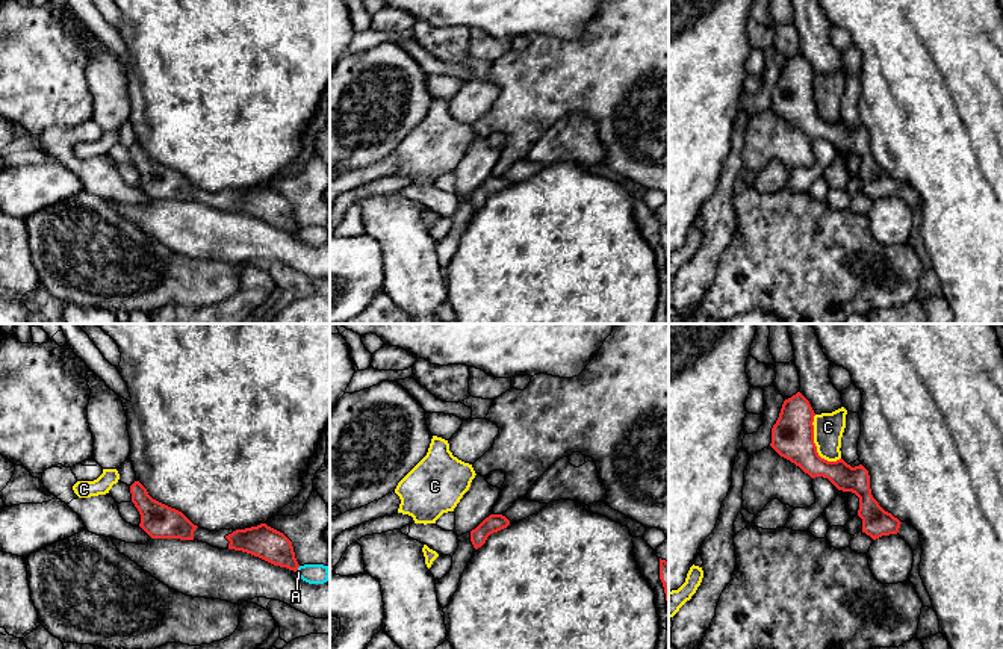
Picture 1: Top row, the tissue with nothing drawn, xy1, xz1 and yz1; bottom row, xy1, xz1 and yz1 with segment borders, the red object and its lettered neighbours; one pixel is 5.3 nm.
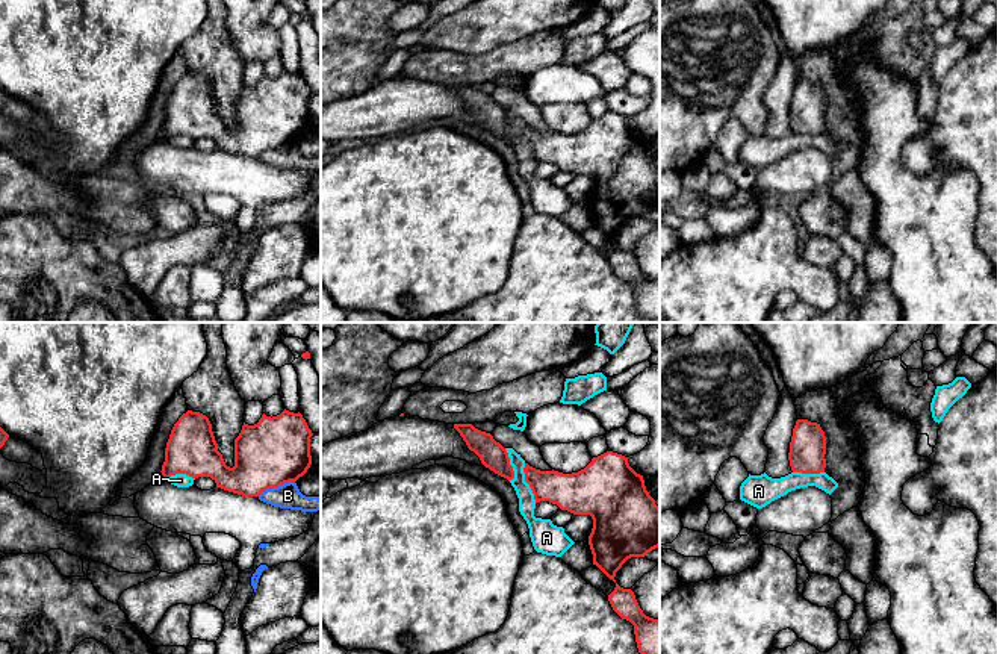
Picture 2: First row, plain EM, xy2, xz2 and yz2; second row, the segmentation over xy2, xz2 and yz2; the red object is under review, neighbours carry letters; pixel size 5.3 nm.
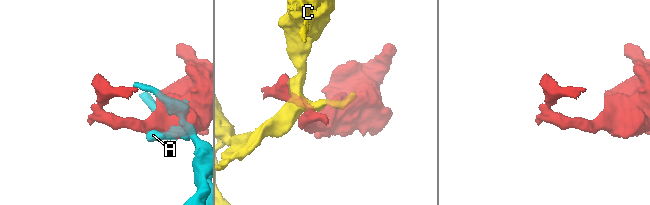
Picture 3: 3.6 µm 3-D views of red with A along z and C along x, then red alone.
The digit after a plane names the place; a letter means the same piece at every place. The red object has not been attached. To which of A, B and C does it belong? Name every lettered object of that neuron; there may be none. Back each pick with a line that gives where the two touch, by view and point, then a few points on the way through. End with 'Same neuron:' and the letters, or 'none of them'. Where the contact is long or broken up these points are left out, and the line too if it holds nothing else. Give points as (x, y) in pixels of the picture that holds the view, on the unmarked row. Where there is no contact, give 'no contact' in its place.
Same neuron: none of them

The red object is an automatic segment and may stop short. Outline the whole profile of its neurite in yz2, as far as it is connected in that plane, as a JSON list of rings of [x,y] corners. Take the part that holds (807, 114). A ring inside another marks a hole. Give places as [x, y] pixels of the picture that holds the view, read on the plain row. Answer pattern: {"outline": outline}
{"outline": [[[797,80],[790,103],[788,121],[793,133],[820,135],[826,129],[826,97],[820,85]]]}

